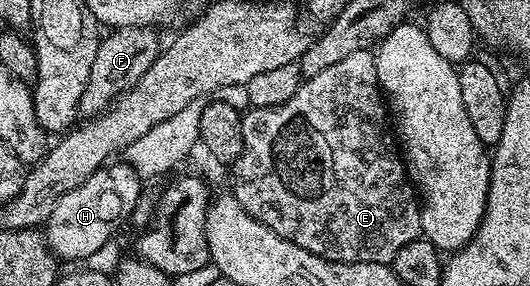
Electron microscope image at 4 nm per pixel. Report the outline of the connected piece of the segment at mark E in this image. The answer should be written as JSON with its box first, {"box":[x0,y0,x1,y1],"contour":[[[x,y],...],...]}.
{"box":[234,50,422,264],"contour":[[[369,50],[351,53],[316,77],[305,80],[298,92],[288,101],[275,107],[255,107],[247,110],[242,117],[242,132],[244,133],[244,149],[242,155],[234,164],[234,200],[248,212],[252,218],[258,219],[268,229],[275,231],[280,237],[300,245],[300,249],[308,249],[320,257],[332,260],[333,263],[384,263],[389,264],[395,253],[404,249],[408,241],[422,235],[422,208],[416,188],[409,175],[399,148],[396,146],[395,136],[392,134],[391,124],[388,122],[388,107],[384,102],[384,92],[378,86],[378,74],[374,64],[374,55]]]}

